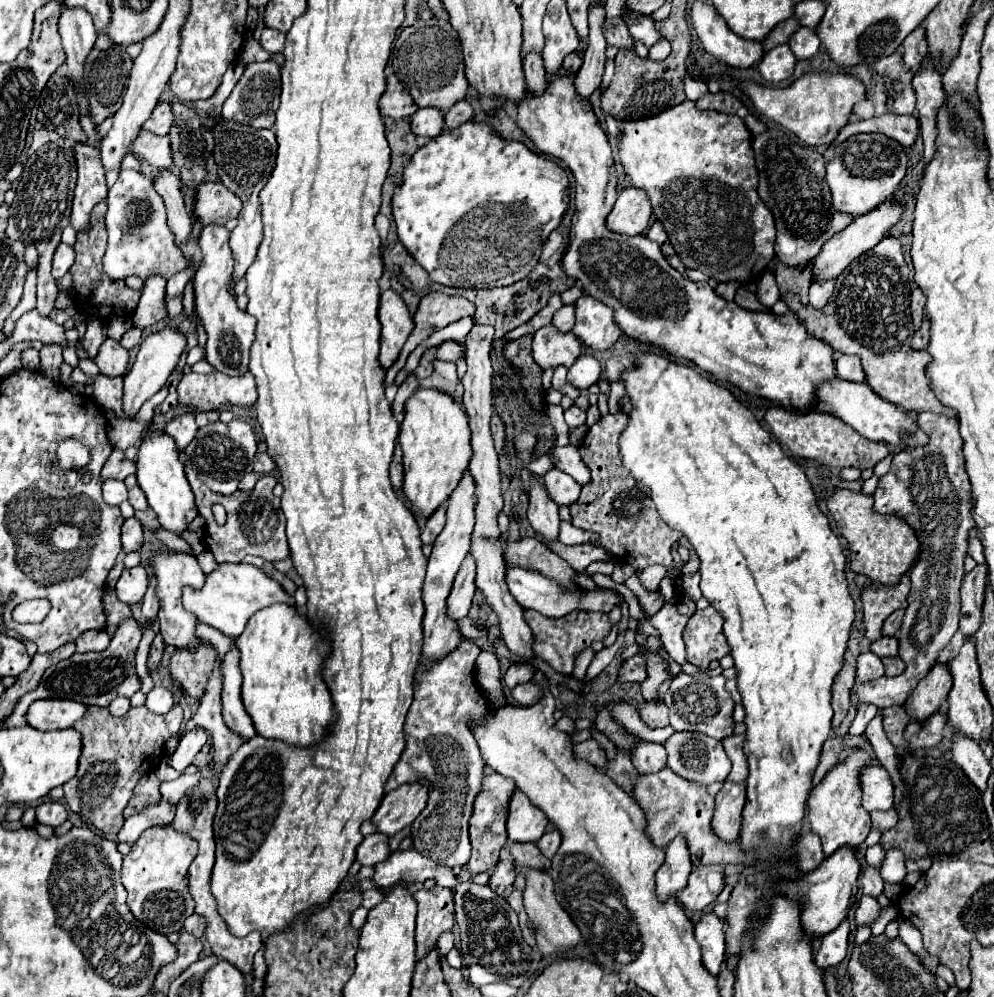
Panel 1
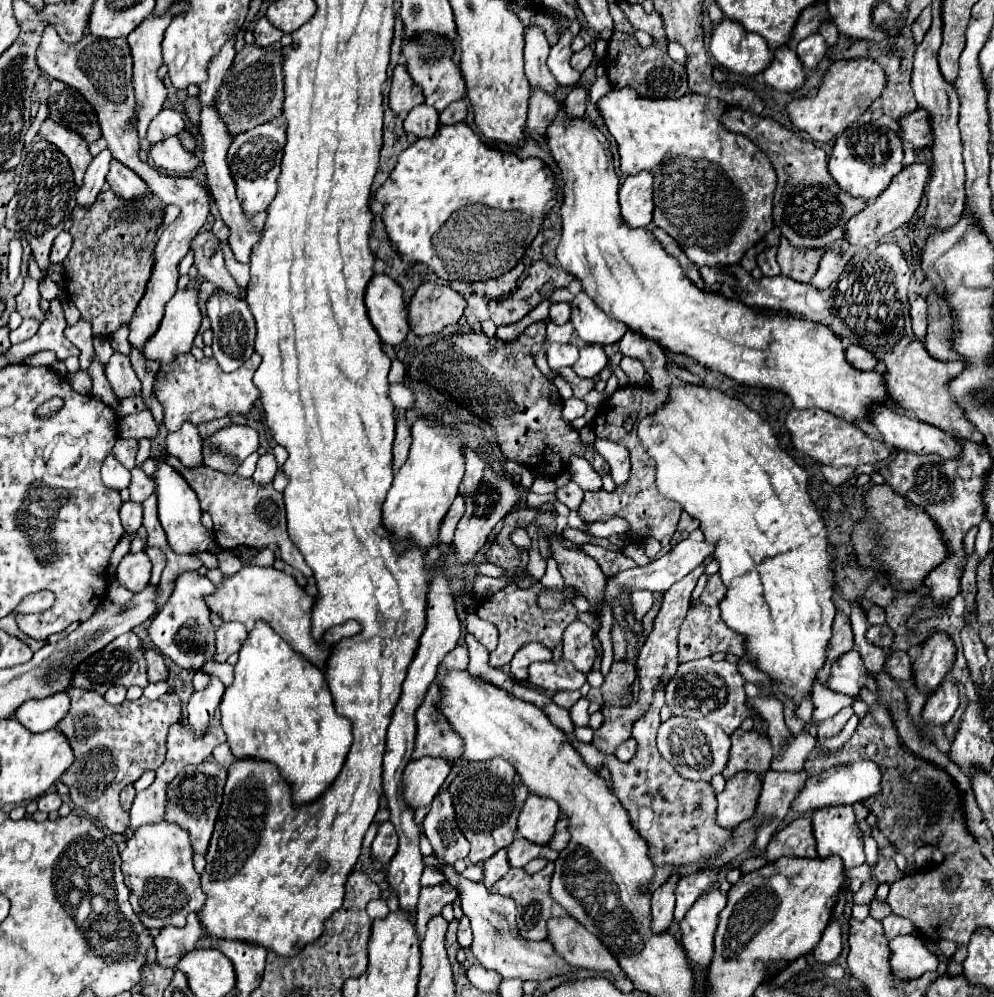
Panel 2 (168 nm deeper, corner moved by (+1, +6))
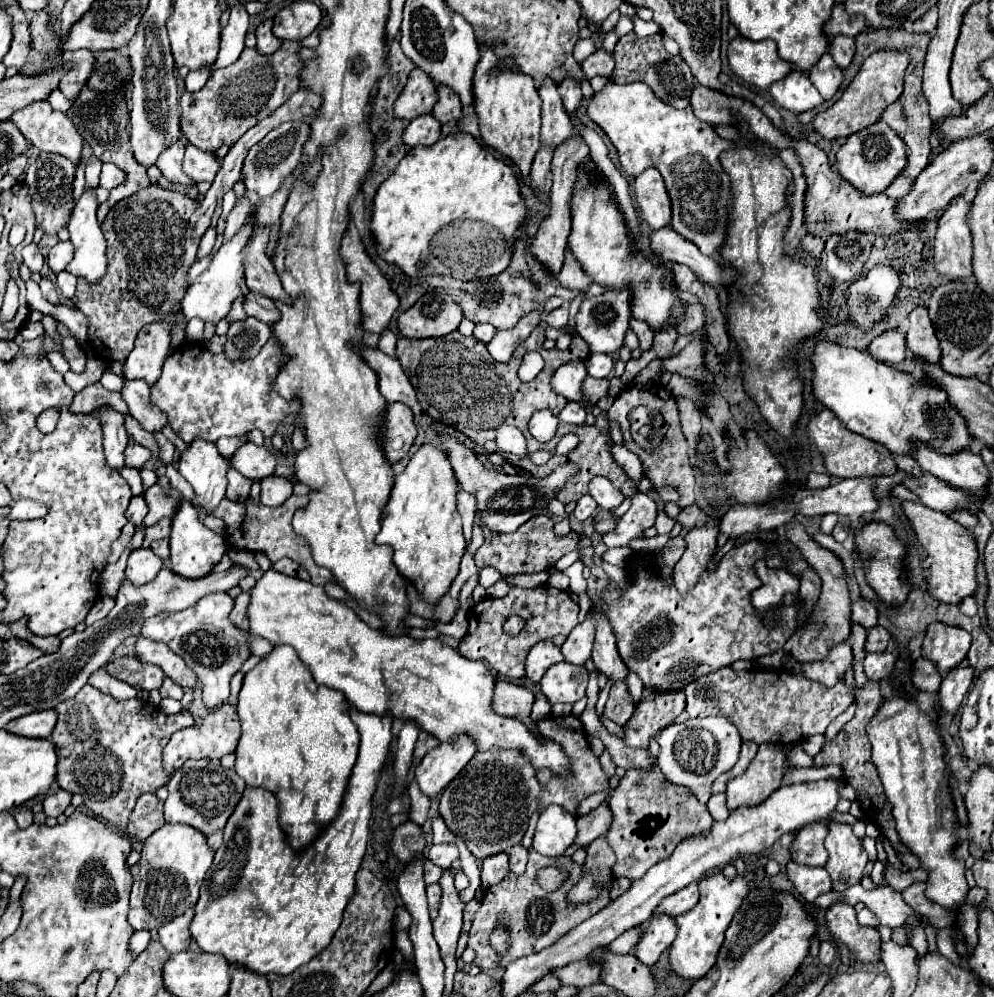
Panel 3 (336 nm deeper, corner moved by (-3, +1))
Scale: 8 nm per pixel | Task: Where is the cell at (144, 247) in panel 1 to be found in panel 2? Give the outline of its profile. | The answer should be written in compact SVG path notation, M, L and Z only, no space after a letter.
M116 160L110 162L106 182L124 200L140 200L140 198L144 198L144 194L150 194L144 180L136 172L132 172L122 162L116 162Z

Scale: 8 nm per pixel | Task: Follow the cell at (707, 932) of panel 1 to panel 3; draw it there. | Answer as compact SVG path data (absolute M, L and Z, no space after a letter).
M722 873L710 875L702 879L698 885L700 885L700 903L692 911L676 917L678 935L670 947L672 969L678 975L690 977L690 979L700 979L716 963L716 953L724 941L724 931L732 921L732 915L740 907L744 895L748 893L748 885L742 877L736 877L734 881L730 881Z

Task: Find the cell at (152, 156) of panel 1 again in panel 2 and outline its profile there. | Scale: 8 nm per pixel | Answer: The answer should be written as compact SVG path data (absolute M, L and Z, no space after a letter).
M166 138L164 142L158 142L150 150L150 158L154 164L162 170L170 170L176 174L182 172L194 172L200 166L200 158L196 154L188 152L182 144L180 138Z

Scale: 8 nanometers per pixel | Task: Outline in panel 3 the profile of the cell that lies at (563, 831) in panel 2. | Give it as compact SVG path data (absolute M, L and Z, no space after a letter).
M600 805L598 809L590 811L588 815L578 817L578 835L576 835L576 845L586 847L588 843L592 843L592 839L596 839L598 835L606 833L610 823L612 823L612 813L608 809L608 805Z

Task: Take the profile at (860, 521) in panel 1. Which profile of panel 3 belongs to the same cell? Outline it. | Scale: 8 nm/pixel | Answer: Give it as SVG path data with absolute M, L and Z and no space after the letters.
M900 501L900 505L916 533L918 543L924 547L926 555L932 561L928 565L926 593L940 603L958 603L966 595L972 595L976 591L976 571L974 569L976 569L976 559L978 559L974 535L966 527L956 523L952 517L948 517L946 513L928 509L918 501Z

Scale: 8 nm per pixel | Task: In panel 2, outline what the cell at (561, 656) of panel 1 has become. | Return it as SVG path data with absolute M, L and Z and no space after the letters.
M534 582L530 588L518 588L516 584L508 584L504 586L500 592L488 596L486 600L482 600L476 608L476 614L482 620L492 622L498 632L500 632L500 640L498 640L498 648L494 652L490 652L490 666L494 668L502 668L506 664L510 664L514 652L518 648L522 648L524 644L532 642L532 640L552 640L552 648L562 642L562 632L566 630L566 626L570 622L576 620L576 608L566 602L562 608L558 610L544 610L538 606L538 596L544 590L544 586L540 582Z

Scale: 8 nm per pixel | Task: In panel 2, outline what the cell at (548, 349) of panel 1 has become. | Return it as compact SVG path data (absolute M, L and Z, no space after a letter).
M550 344L546 348L548 366L552 372L558 372L564 366L574 366L578 360L578 348L574 344Z

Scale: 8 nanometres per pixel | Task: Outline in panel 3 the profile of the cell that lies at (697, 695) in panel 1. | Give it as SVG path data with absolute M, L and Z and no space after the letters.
M722 667L720 671L712 671L708 675L702 675L700 679L688 683L684 687L686 691L686 713L688 717L708 717L708 715L724 715L730 719L730 723L736 725L740 731L740 737L744 741L756 741L764 743L774 737L774 743L796 743L802 739L808 739L810 735L824 733L832 719L836 719L850 703L852 697L848 695L848 689L844 681L840 681L836 687L824 687L816 681L810 681L800 675L790 673L772 673L772 671L734 671L730 667Z

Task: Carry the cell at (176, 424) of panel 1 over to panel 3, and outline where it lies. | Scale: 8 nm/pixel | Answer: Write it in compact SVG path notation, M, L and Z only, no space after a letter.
M194 439L192 443L188 443L186 451L180 453L178 459L178 471L180 475L194 487L196 491L196 499L192 501L196 507L204 507L206 511L218 507L218 503L224 499L226 493L226 471L230 469L226 457L222 457L218 453L218 449L214 447L214 443L208 443L204 439Z

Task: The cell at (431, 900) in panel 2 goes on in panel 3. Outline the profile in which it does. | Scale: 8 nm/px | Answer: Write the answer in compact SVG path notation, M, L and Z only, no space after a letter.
M434 883L434 885L428 885L426 891L428 891L428 909L430 909L430 919L436 919L436 917L438 917L438 907L440 907L440 895L442 895L442 889L440 889L438 883Z

